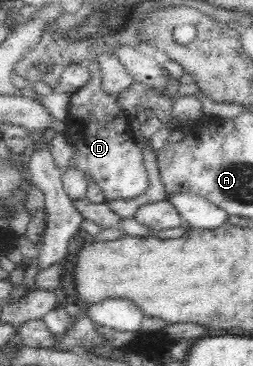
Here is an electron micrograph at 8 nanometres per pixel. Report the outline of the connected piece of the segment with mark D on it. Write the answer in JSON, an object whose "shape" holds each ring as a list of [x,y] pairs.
{"shape":[[[91,59],[87,64],[90,79],[71,95],[68,118],[61,126],[75,149],[71,164],[80,168],[86,177],[96,180],[105,201],[138,197],[152,183],[142,150],[135,144],[129,118],[120,108],[118,95],[108,95],[102,89],[97,60]]]}

